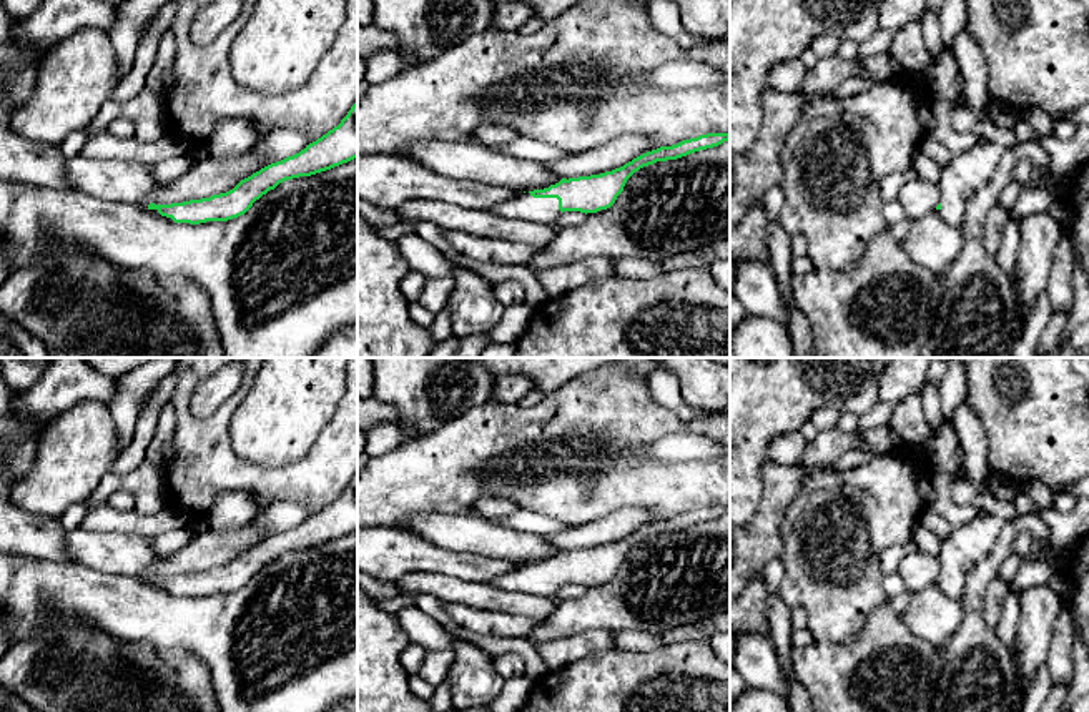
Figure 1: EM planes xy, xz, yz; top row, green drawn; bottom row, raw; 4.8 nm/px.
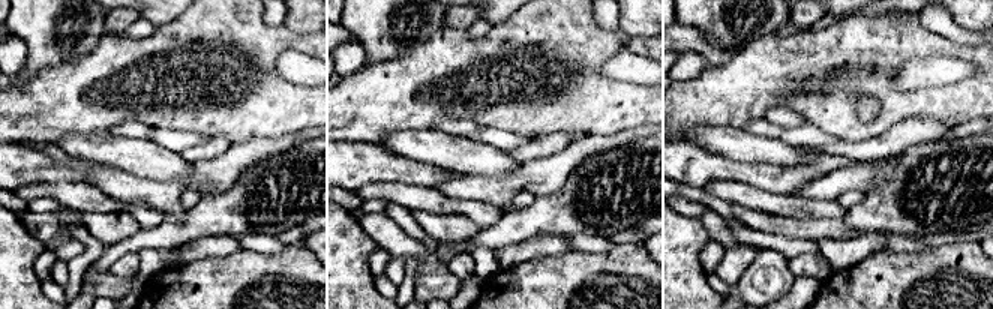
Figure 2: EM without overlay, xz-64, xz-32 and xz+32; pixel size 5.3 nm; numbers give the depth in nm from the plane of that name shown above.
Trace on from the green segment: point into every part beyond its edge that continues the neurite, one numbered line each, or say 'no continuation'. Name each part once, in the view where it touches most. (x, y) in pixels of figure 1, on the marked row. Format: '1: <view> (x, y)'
1: xz (522, 207)

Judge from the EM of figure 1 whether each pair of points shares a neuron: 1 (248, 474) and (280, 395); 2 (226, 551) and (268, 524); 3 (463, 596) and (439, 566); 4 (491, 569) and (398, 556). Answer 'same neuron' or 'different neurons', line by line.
1: different neurons
2: different neurons
3: different neurons
4: same neuron

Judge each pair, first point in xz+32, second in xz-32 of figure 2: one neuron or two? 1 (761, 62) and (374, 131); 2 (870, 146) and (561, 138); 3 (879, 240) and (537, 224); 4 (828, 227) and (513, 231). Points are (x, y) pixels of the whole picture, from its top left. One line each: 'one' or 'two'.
1: one
2: one
3: two
4: two

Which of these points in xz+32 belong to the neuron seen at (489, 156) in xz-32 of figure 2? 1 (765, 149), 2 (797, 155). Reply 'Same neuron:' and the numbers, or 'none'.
Same neuron: 1, 2

